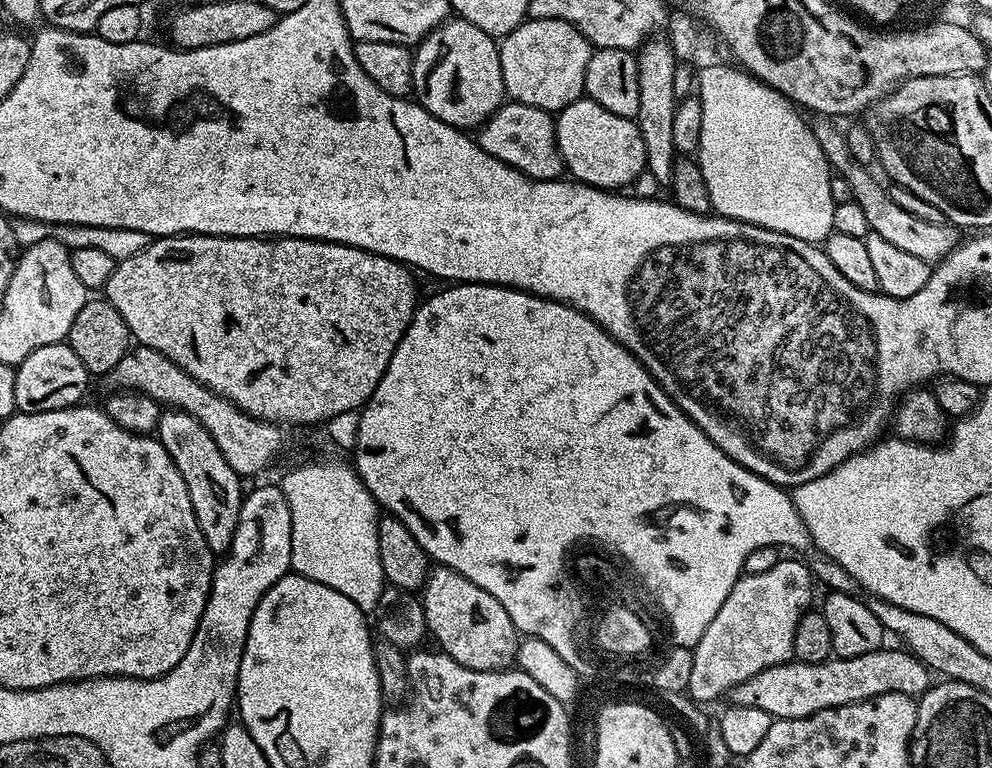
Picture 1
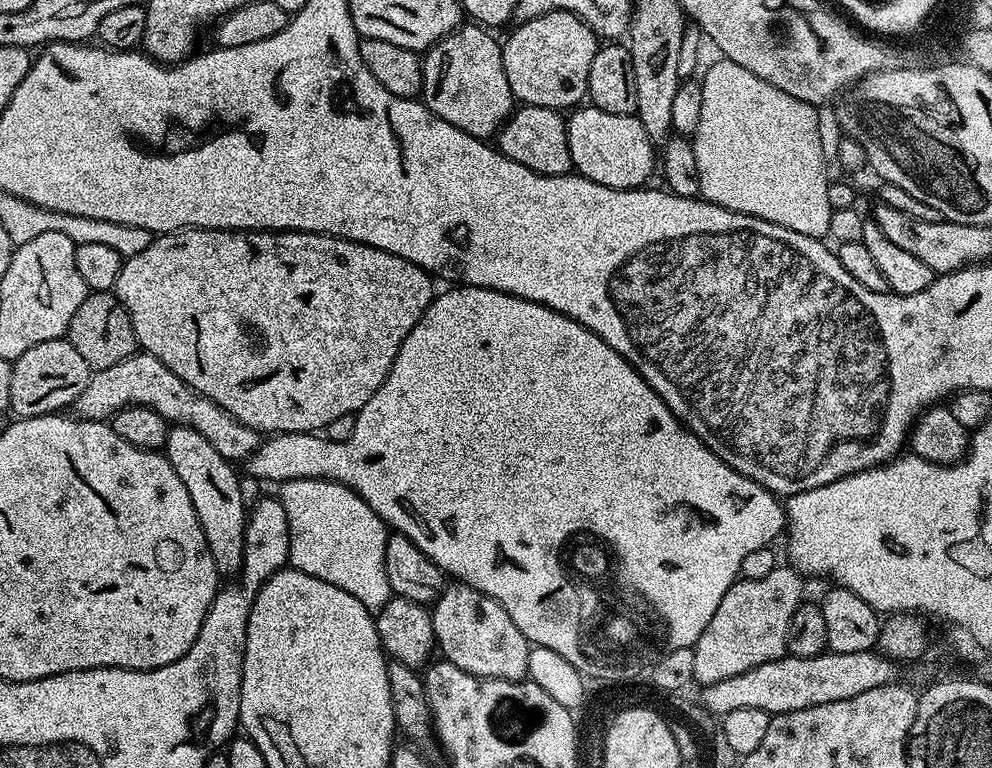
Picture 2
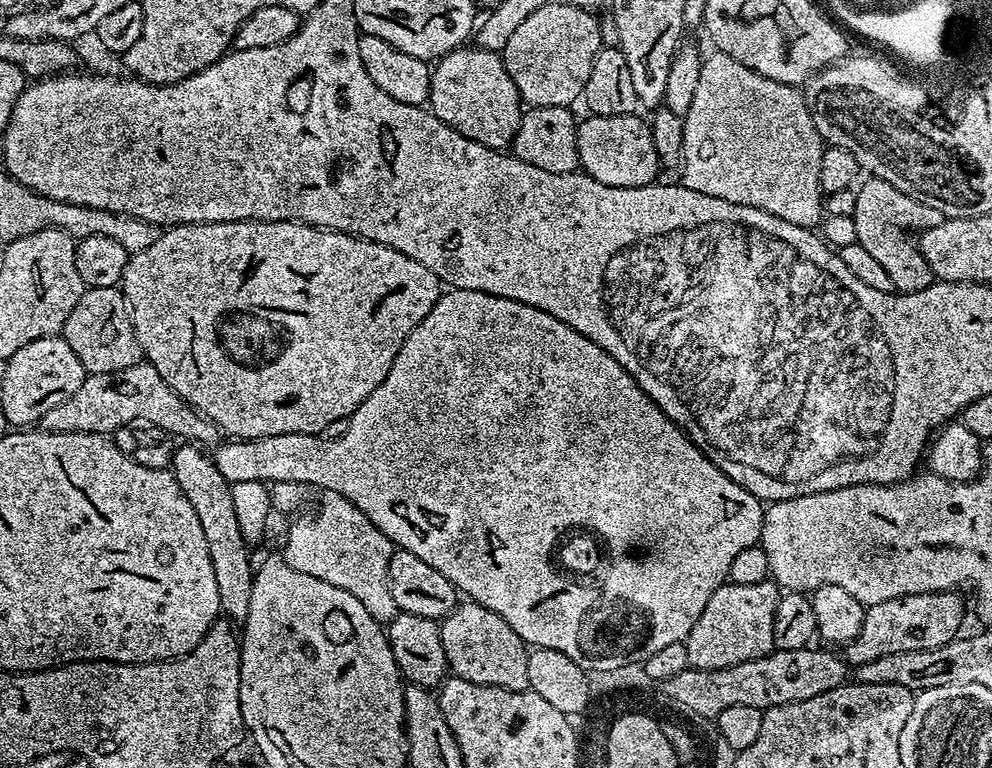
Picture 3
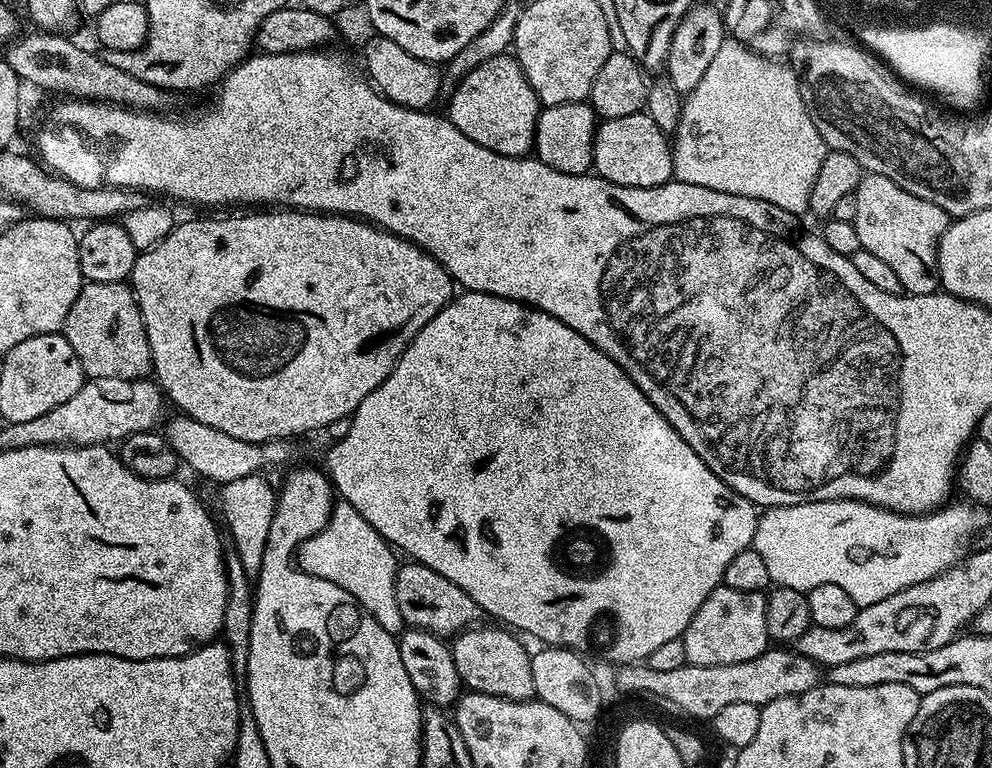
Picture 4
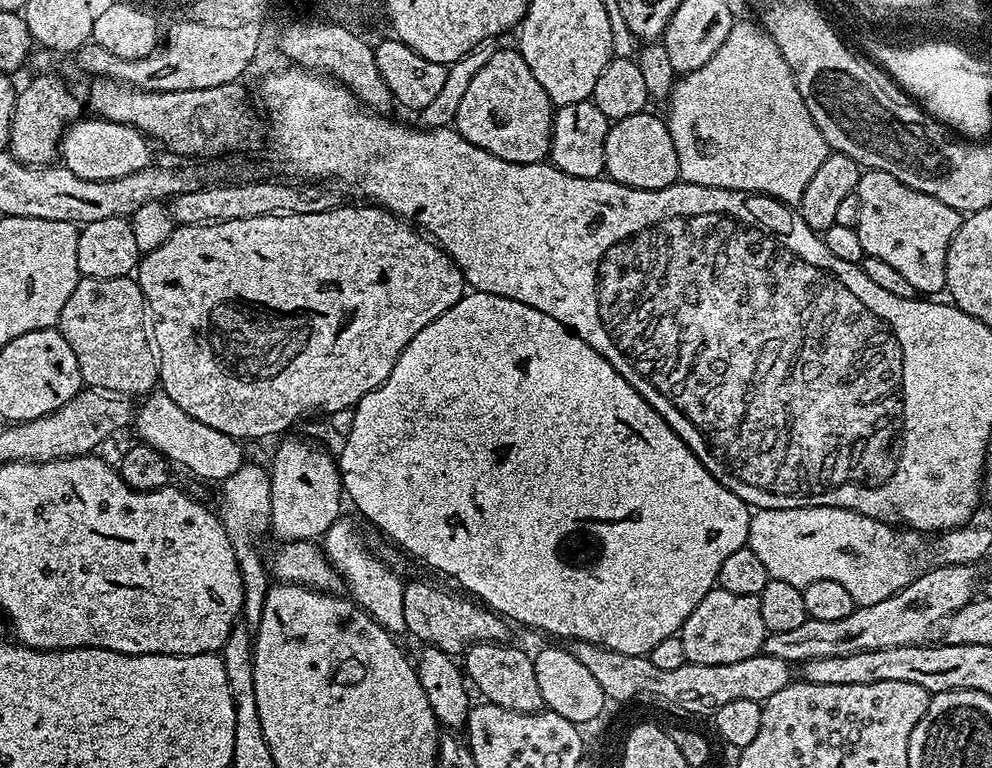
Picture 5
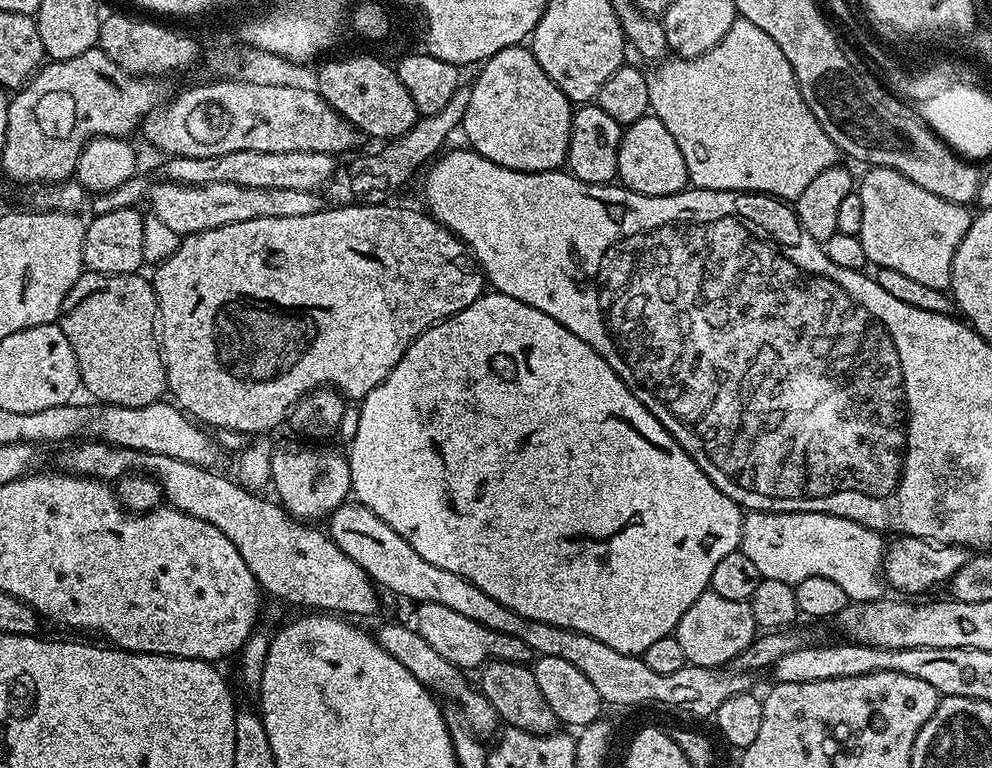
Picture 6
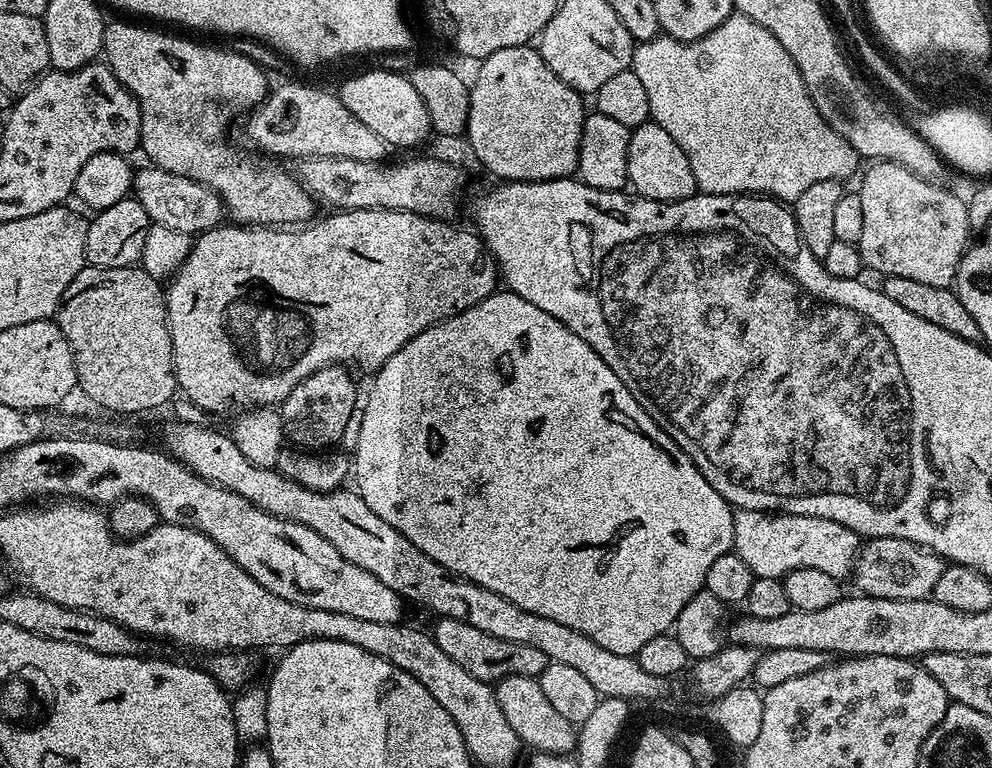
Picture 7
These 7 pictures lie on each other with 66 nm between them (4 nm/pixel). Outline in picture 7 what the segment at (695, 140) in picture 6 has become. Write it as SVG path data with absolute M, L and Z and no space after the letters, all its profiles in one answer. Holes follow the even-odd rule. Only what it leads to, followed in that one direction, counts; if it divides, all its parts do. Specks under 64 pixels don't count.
M733 14L700 40L675 40L661 34L632 49L630 70L638 74L650 98L650 117L682 146L701 193L763 194L793 202L816 182L846 181L862 164L816 108L812 112L738 112L738 64L744 64L744 48L770 44L769 34L758 22Z

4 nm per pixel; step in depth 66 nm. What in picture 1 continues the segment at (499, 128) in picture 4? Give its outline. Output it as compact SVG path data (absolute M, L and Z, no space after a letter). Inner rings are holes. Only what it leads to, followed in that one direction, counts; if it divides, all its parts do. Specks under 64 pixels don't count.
M449 18L415 45L412 52L412 92L434 118L461 130L476 130L505 103L500 45L478 26Z

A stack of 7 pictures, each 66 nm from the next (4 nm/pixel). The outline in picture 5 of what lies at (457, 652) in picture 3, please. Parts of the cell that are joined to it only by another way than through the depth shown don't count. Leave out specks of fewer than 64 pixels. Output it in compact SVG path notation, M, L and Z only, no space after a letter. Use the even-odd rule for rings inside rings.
M509 642L506 644L471 644L468 647L468 651L463 653L462 656L462 671L470 681L471 687L473 689L476 688L481 692L483 699L487 701L487 703L493 704L494 706L502 706L506 710L514 710L515 712L538 712L544 708L544 700L540 696L540 691L538 690L538 674L536 673L536 661L533 659L531 655L527 656L526 653L523 652L520 648L515 648L515 643Z

